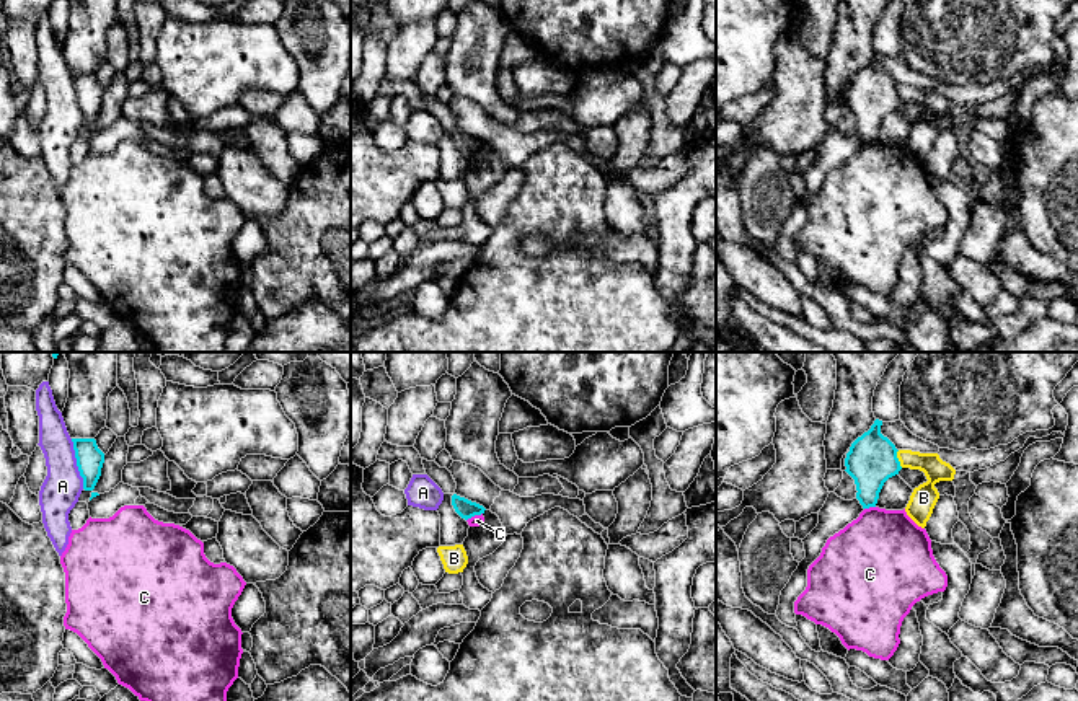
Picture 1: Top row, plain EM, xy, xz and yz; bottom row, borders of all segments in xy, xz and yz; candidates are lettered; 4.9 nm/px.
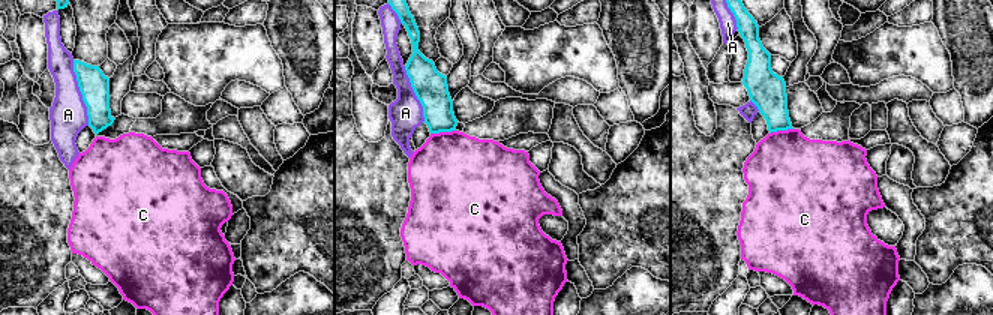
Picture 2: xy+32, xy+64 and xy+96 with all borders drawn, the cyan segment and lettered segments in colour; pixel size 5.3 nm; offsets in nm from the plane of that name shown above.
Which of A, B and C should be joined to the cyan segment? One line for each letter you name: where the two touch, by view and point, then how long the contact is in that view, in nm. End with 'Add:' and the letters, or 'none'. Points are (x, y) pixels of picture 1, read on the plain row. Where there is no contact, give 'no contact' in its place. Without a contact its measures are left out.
Add: none

